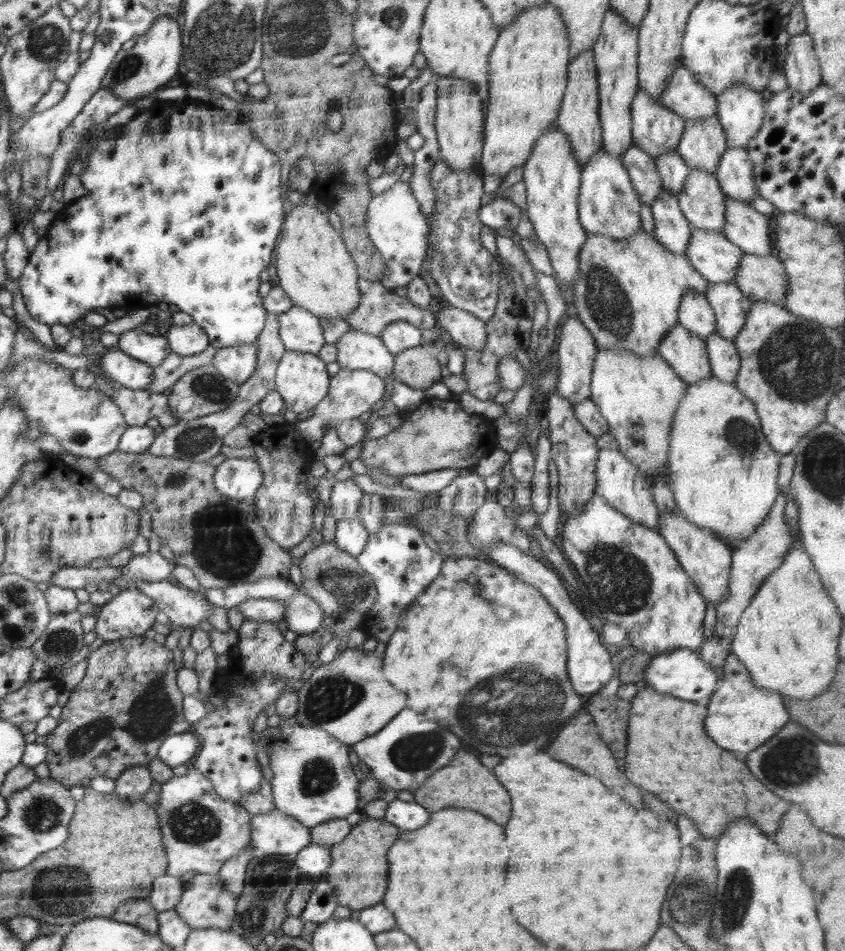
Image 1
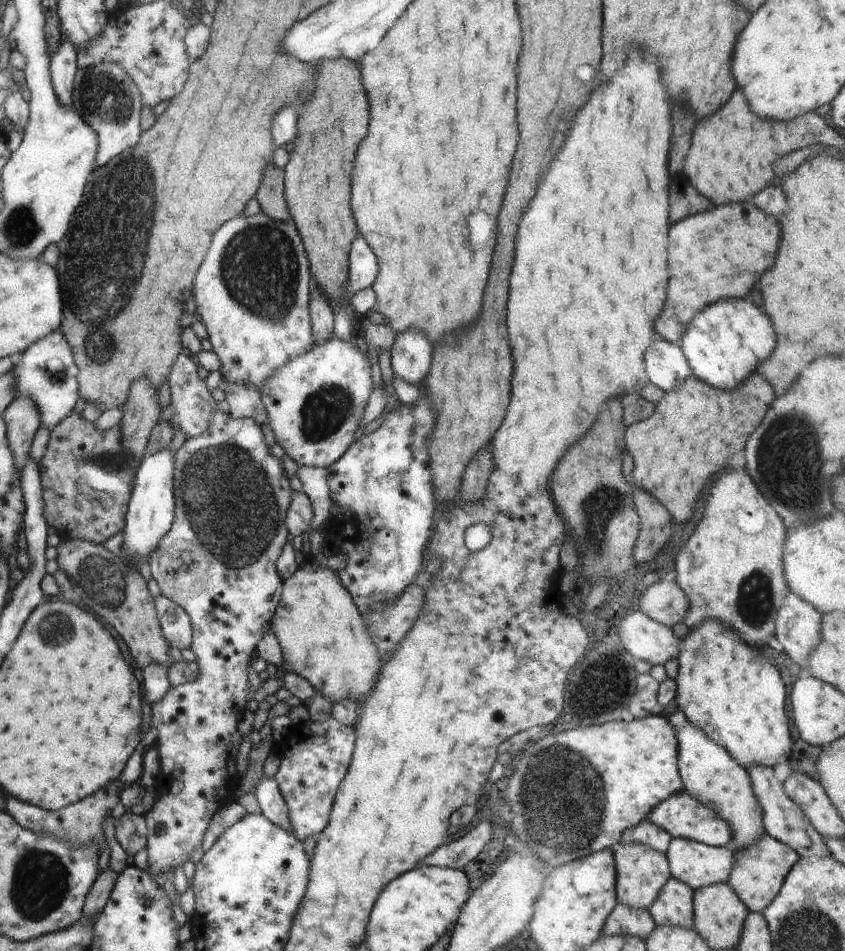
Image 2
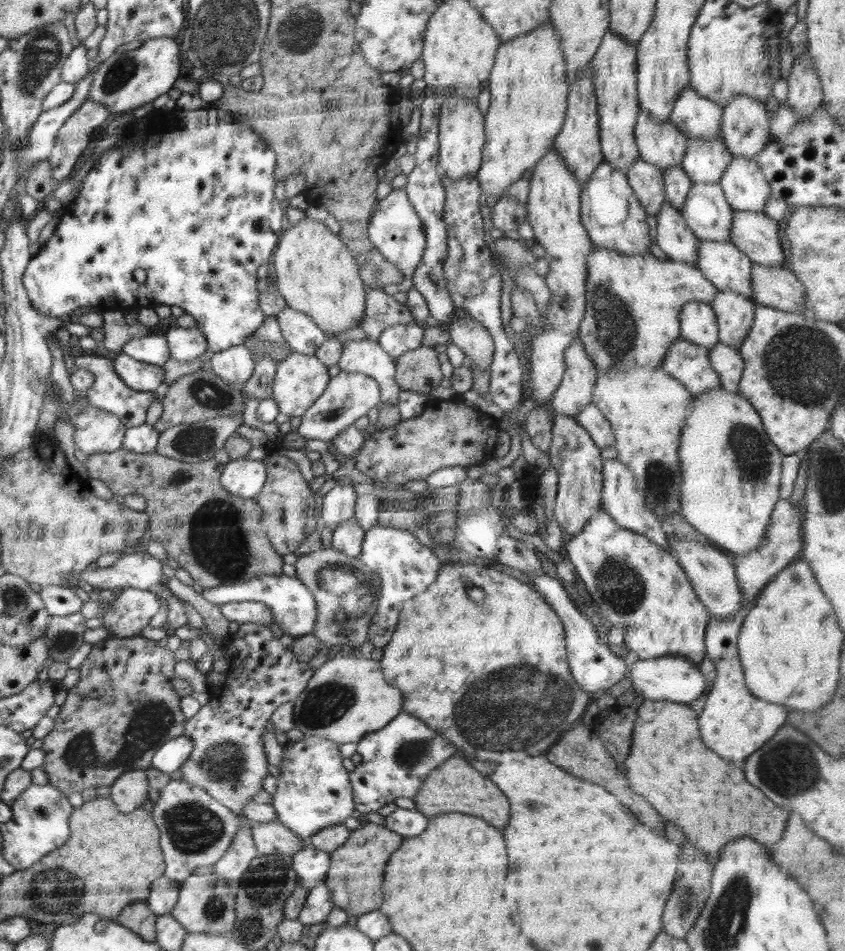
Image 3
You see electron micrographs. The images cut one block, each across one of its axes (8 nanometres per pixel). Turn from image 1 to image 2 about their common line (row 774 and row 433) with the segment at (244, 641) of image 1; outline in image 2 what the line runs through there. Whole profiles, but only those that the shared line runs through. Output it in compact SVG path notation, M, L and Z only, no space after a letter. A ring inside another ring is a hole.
M216 411L208 430L195 439L186 440L173 456L173 463L175 517L168 534L158 543L156 550L150 556L149 569L151 578L154 578L160 587L161 595L169 598L174 604L181 606L190 617L193 630L190 650L196 654L199 676L195 682L184 683L177 687L171 686L170 690L164 695L164 698L160 702L152 705L152 724L158 731L154 746L157 748L159 754L160 770L157 780L159 796L154 806L147 810L144 815L145 823L147 824L148 864L146 871L158 886L163 886L170 872L174 872L178 866L182 864L183 866L189 866L189 858L198 848L201 848L204 834L208 830L208 824L210 824L214 814L220 808L230 805L231 801L235 800L240 792L240 774L236 770L236 759L240 742L242 742L242 735L239 733L237 724L242 713L248 710L246 700L249 698L248 688L250 682L248 681L247 670L248 663L251 660L251 654L257 650L256 646L262 635L270 630L271 616L281 599L283 580L276 571L276 560L278 560L278 557L282 554L282 550L284 550L284 546L288 542L289 530L285 524L285 518L293 492L293 488L283 467L283 462L278 460L266 445L260 424L254 419L232 418L229 412Z

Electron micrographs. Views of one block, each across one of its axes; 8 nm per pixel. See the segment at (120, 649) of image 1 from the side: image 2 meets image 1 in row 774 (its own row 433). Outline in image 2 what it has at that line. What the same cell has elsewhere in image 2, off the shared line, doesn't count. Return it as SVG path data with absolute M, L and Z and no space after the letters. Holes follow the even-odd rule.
M72 412L70 416L66 420L63 420L62 423L59 424L58 427L53 428L50 433L50 440L46 447L46 453L42 458L42 462L40 462L40 478L41 478L41 493L43 498L43 515L46 516L45 520L48 520L49 526L62 526L62 528L66 528L66 530L62 530L62 528L56 528L55 530L60 530L60 532L64 532L64 534L68 534L68 538L72 539L80 539L83 541L88 541L97 545L104 544L108 538L114 536L117 532L123 530L126 526L126 516L127 516L127 508L130 506L130 498L131 498L131 487L133 486L133 480L136 474L131 468L131 461L127 457L127 453L123 448L123 443L121 442L121 434L119 432L119 427L112 428L104 433L99 432L95 428L94 422L86 422L84 417L79 416L76 412Z

